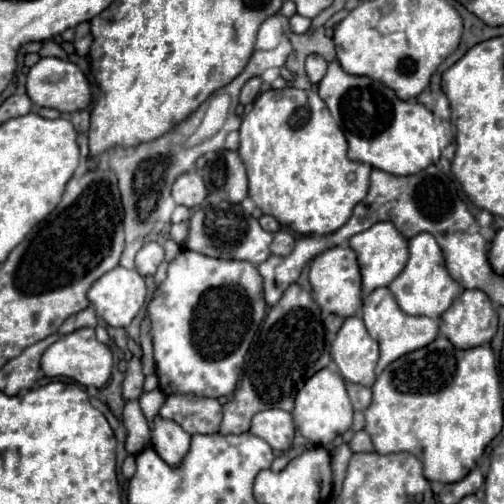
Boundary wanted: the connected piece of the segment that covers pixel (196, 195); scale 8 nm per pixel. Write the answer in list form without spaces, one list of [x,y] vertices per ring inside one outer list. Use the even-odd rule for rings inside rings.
[[[196,172],[180,174],[172,186],[172,198],[176,204],[196,208],[204,202],[208,190],[204,186],[204,180]]]

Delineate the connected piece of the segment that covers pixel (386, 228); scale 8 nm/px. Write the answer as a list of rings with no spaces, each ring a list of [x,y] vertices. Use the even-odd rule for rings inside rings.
[[[378,222],[372,228],[354,234],[350,238],[350,248],[358,256],[360,264],[360,274],[362,274],[362,296],[368,296],[372,290],[380,286],[388,286],[400,270],[404,270],[408,262],[408,242],[406,238],[392,226],[392,222]]]

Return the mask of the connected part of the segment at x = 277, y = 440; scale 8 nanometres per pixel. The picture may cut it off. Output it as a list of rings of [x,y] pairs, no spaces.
[[[280,408],[272,410],[262,410],[254,414],[250,432],[256,434],[258,438],[266,440],[272,450],[276,452],[286,452],[294,440],[294,422],[292,414]]]

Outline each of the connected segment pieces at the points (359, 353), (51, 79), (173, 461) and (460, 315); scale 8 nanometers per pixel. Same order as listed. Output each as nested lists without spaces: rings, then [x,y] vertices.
[[[348,316],[330,348],[340,374],[354,384],[372,386],[378,362],[378,342],[368,334],[360,316]]]
[[[40,58],[40,62],[36,62],[26,76],[26,94],[30,96],[30,100],[38,106],[46,106],[46,108],[56,108],[60,112],[76,112],[76,110],[84,110],[90,100],[92,100],[92,88],[86,80],[86,76],[82,74],[82,70],[68,62],[68,60],[60,60],[60,58]]]
[[[154,416],[154,426],[150,434],[152,446],[158,456],[170,466],[178,466],[190,448],[190,434],[184,432],[182,426],[174,420],[166,420],[162,416]]]
[[[464,290],[440,316],[440,332],[456,348],[474,348],[490,342],[496,326],[496,308],[482,290]]]

